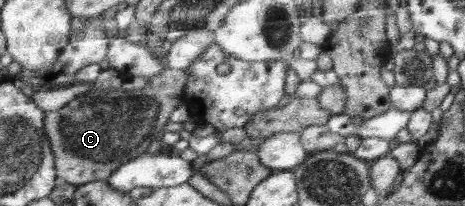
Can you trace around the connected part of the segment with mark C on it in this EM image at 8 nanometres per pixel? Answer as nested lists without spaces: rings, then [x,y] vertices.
[[[167,57],[161,59],[165,71],[161,76],[151,79],[147,87],[141,91],[100,92],[96,89],[87,95],[79,96],[59,111],[49,111],[46,117],[46,129],[50,141],[53,141],[55,157],[58,159],[60,181],[75,185],[85,185],[91,181],[108,180],[122,166],[143,154],[151,147],[151,143],[161,141],[165,125],[169,123],[173,111],[184,104],[186,88],[190,80],[187,70],[171,69]]]

